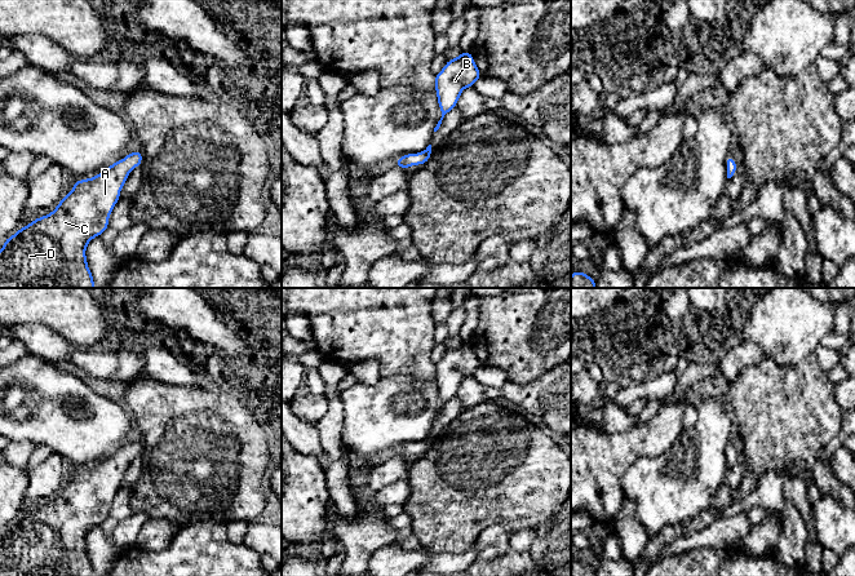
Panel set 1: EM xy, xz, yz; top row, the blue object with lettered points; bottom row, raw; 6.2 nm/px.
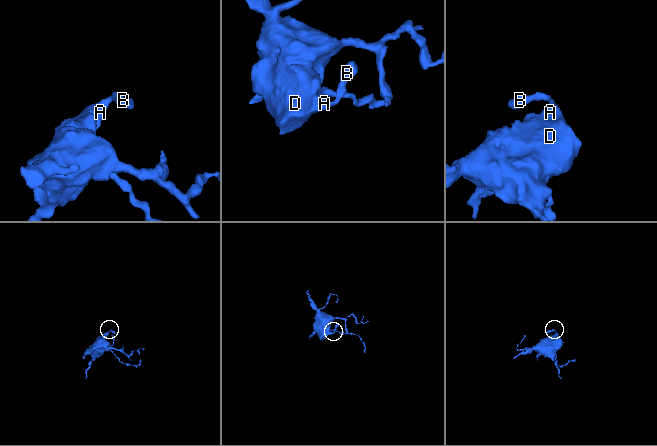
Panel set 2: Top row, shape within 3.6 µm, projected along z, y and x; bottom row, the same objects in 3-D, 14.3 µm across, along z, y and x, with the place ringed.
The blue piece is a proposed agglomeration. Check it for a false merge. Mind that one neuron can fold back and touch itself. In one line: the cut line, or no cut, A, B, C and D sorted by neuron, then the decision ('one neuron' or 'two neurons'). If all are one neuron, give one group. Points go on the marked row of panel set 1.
cut none; groups A B C D; one neuron

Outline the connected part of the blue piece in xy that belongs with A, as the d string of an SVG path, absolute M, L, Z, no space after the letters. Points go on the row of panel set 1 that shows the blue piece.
M130 152L98 176L75 181L72 191L50 214L34 220L8 238L0 251L0 288L94 288L85 248L108 227L120 190L130 170L141 164L142 152Z

